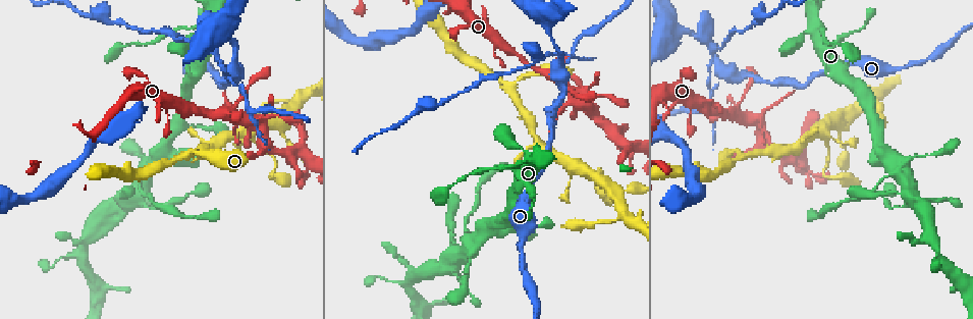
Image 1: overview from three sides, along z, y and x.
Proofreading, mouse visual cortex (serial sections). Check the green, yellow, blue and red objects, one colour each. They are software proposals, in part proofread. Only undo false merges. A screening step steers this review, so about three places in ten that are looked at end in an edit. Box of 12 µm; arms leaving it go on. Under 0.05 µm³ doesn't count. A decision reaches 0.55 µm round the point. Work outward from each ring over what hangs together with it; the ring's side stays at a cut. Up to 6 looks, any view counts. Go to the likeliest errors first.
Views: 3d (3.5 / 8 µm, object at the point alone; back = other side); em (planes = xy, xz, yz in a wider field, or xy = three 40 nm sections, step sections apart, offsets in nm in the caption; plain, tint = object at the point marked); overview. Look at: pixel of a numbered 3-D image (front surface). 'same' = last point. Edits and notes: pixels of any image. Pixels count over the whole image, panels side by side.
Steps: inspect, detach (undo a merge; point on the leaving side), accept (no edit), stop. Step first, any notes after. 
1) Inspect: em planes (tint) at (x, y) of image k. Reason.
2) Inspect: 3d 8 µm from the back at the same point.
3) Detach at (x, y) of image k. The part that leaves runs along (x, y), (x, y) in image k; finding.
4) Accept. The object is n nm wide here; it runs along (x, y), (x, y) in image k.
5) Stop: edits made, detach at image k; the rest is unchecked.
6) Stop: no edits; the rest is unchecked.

Inspect: 3d 8 µm from the back at (245, 91) of image 1. Sharp bend.

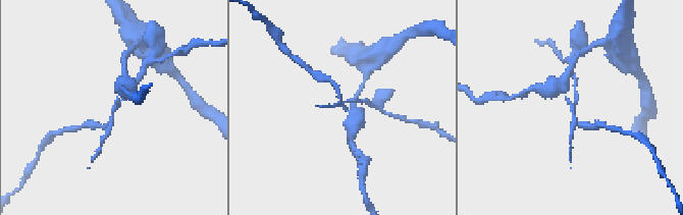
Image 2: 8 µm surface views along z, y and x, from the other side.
Inspect: em xy step 2 (tint) at (571, 104) of image 2. 3 arms meet here; the arms are 150, 200, 400 nm wide; shape alone is not enough.

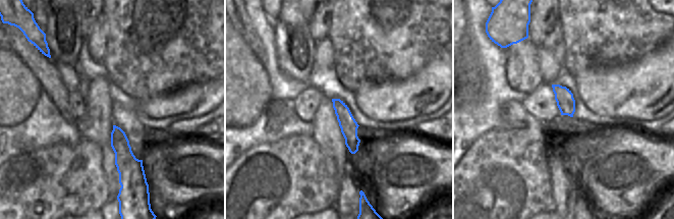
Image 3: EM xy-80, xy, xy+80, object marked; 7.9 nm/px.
Detach at (140, 75) of image 2. The object is 140 nm wide here; a second cell is stuck on.

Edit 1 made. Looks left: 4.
Inspect: overview.

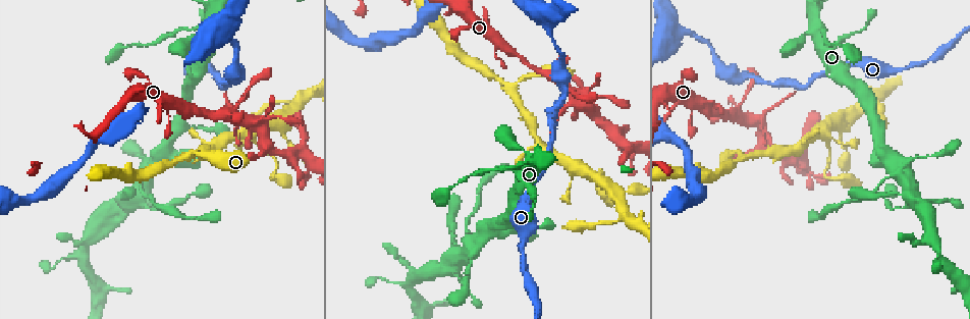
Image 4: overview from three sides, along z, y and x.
Inspect: 3d 3.5 µm at (139, 185) of image 4. Sharp bend.

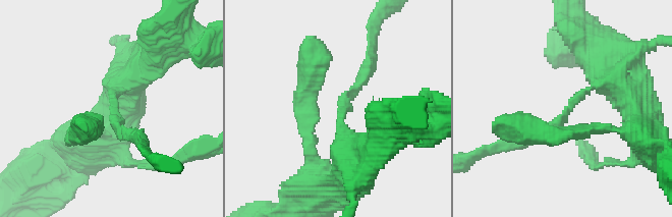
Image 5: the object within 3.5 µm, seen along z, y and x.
Inspect: em xy step 1 (tint) at (567, 113) of image 5. The arms are 200, 300 nm wide; need the tissue.

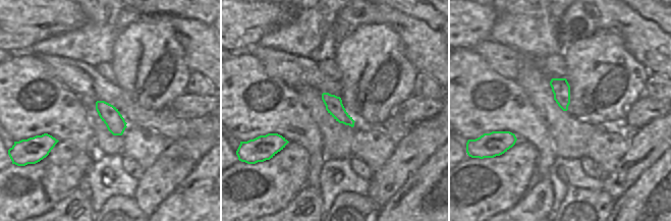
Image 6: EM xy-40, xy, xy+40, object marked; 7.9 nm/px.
Inspect: em xy step 3 (tint) at the same point. Another direction.

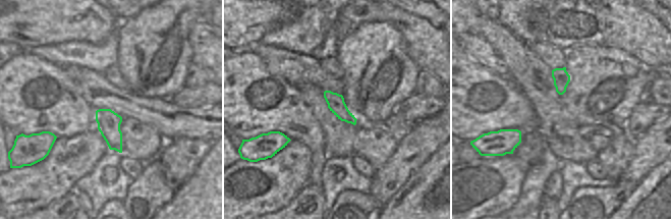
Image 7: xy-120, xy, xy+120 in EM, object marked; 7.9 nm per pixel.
Accept. It runs along (605, 74), (550, 130), (516, 141) in image 5; all the same cell.

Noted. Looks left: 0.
Stop: edits made, detach at image 2; the rest is unchecked.

